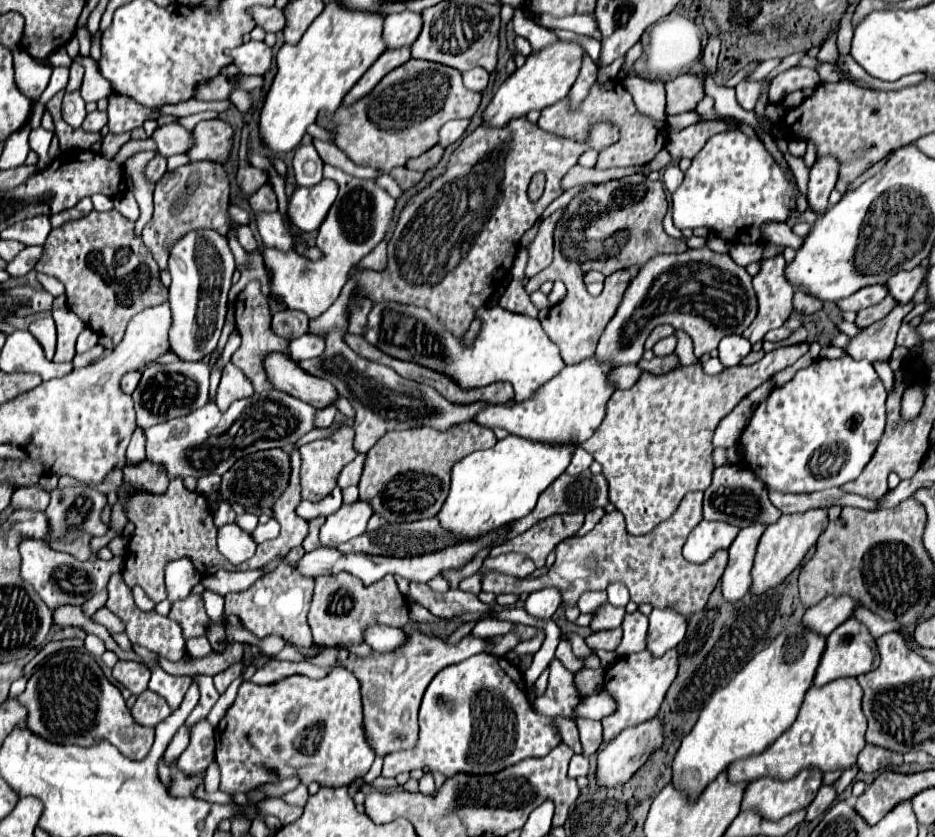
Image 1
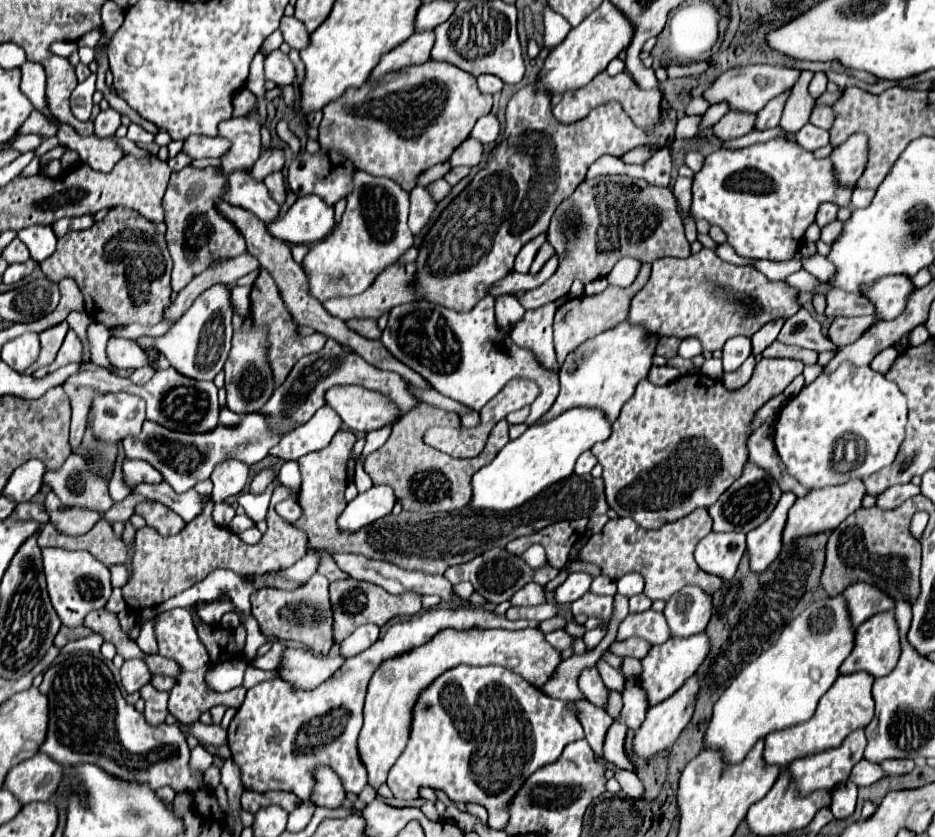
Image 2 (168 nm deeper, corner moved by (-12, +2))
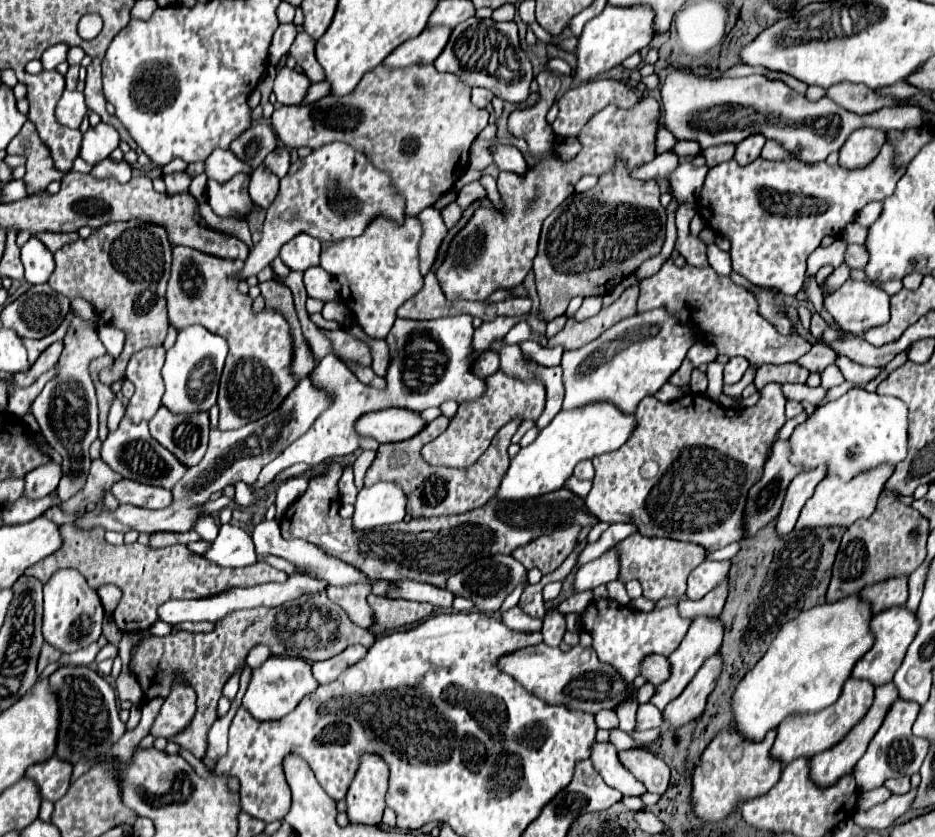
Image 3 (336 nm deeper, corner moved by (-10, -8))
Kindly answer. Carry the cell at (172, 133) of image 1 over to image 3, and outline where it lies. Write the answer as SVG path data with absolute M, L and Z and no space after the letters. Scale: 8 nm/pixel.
M215 150L207 160L205 160L205 174L207 178L217 180L219 184L225 184L231 180L235 174L251 174L251 166L243 164L237 156L233 156L229 150Z

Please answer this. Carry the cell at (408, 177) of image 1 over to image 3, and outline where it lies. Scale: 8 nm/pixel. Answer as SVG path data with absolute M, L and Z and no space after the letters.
M453 202L453 204L449 204L449 206L441 212L441 216L443 216L443 220L445 220L445 226L447 226L447 228L453 228L453 226L461 220L463 210Z

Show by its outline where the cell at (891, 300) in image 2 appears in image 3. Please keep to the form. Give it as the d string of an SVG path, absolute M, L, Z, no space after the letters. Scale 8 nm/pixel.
M849 278L825 298L825 308L843 332L861 336L865 330L889 320L889 294L869 282Z

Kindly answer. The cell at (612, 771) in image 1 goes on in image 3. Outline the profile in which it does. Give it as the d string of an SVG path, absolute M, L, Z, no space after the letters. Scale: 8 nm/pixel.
M717 652L717 656L711 656L705 660L703 668L699 668L695 678L681 692L681 696L677 696L665 708L665 712L663 712L665 728L677 730L679 726L683 726L703 714L705 704L707 704L707 696L713 692L713 688L717 684L721 664L723 664L723 660L721 660L719 652Z

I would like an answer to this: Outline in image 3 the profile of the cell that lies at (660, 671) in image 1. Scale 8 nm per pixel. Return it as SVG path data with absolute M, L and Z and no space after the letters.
M699 616L699 620L693 620L689 630L687 630L687 634L685 634L685 638L681 640L679 648L669 656L669 662L671 662L671 676L669 676L669 680L663 682L661 686L657 686L657 694L651 698L651 704L655 704L663 712L663 708L685 690L685 686L691 682L691 678L701 668L701 664L709 656L719 652L721 640L723 640L723 622L719 618L717 620L707 620L707 616Z

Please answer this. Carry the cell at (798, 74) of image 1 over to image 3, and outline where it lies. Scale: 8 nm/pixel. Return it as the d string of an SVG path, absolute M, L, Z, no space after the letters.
M759 134L749 136L747 140L743 140L743 142L737 146L733 160L735 160L735 162L739 162L741 166L751 164L753 160L757 160L757 158L759 158L763 144L765 144L765 138L763 138L763 136L759 136Z

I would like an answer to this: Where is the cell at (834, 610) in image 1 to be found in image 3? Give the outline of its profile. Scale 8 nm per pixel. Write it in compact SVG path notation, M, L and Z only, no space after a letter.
M893 576L893 578L887 578L879 584L873 584L873 586L867 586L861 596L865 600L871 600L873 606L873 612L881 612L883 608L891 608L891 606L899 606L899 604L905 604L907 602L907 596L909 596L909 588L907 588L907 576Z

